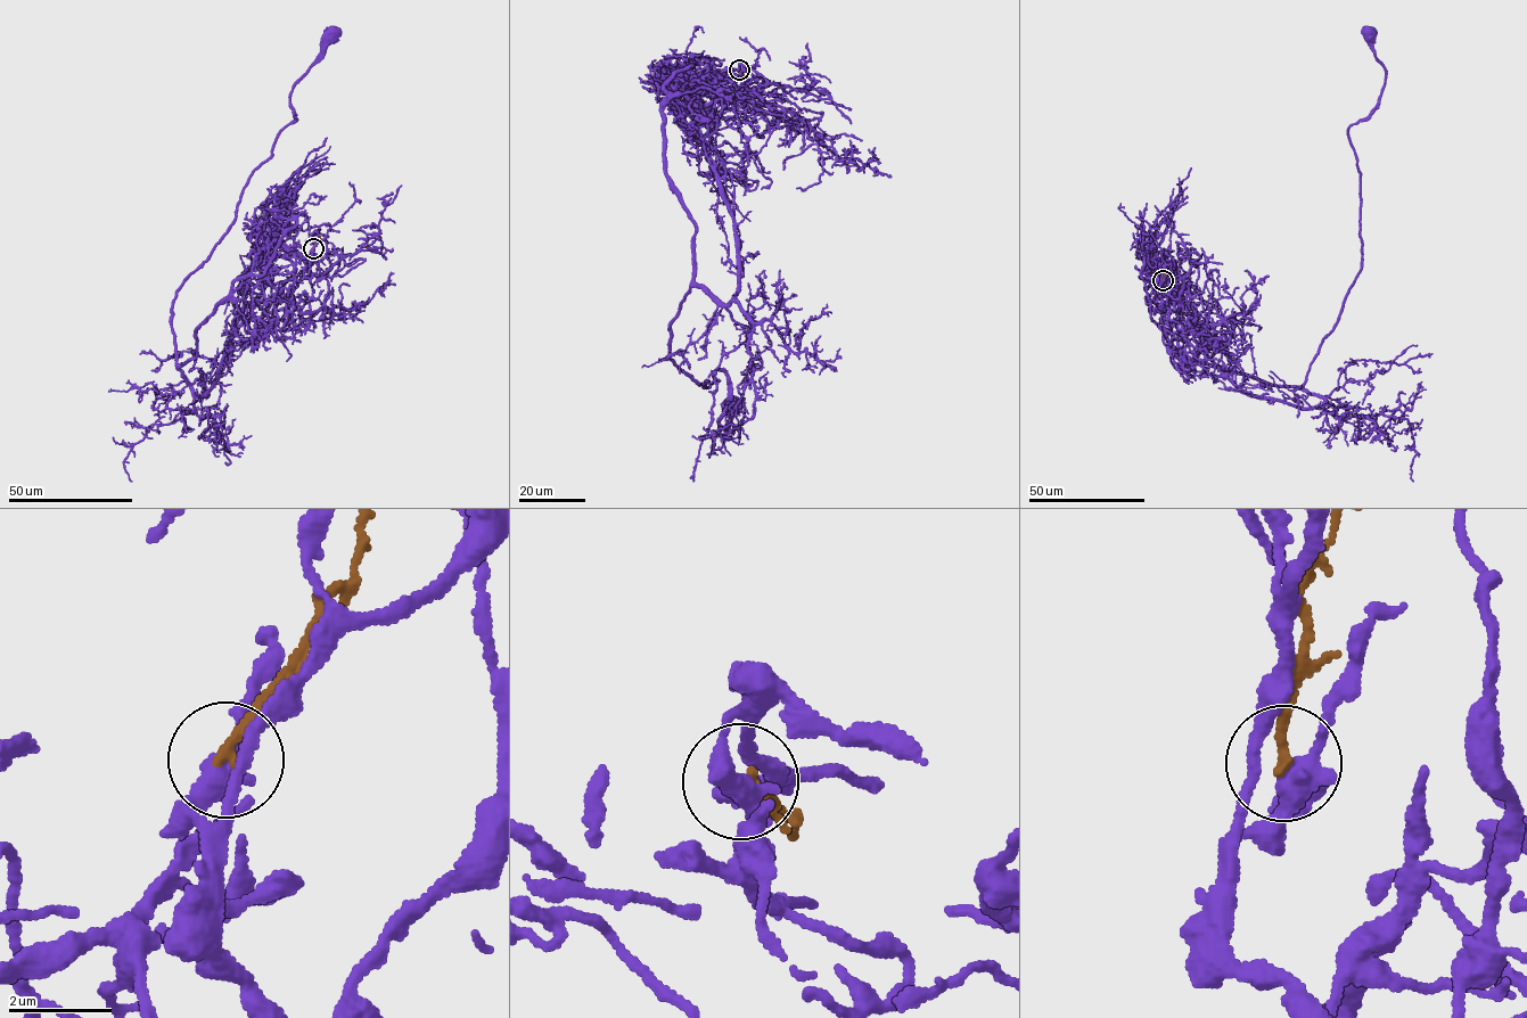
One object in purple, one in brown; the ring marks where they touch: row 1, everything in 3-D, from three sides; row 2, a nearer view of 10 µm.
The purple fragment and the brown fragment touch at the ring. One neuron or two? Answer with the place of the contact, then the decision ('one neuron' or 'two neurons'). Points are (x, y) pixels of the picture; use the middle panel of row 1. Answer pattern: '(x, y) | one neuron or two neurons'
(739, 70) | one neuron

